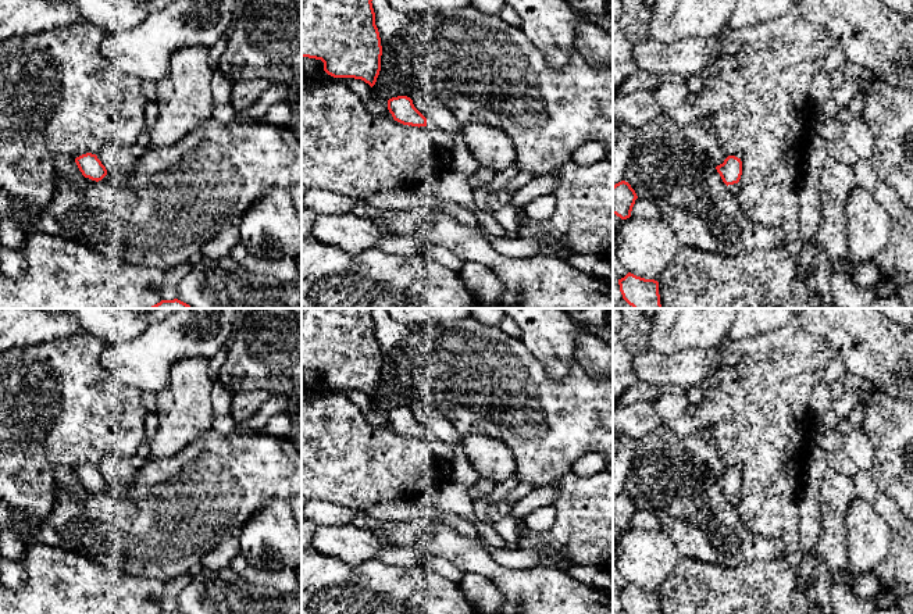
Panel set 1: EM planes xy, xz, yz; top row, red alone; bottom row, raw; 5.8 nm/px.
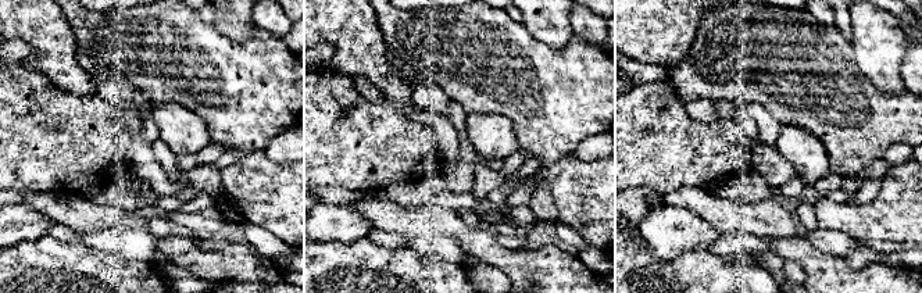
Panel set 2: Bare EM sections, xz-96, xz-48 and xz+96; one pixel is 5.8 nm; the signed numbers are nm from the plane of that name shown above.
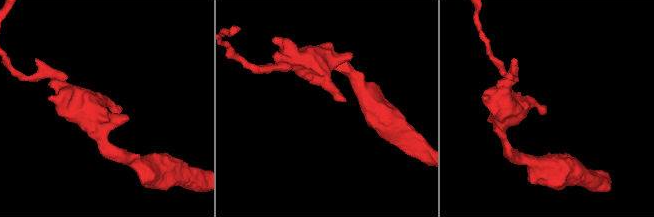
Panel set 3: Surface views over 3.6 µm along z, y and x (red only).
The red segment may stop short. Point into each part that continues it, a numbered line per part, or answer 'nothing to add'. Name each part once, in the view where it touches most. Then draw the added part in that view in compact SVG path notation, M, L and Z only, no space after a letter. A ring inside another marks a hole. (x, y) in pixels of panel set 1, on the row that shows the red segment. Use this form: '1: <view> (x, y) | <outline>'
nothing to add

